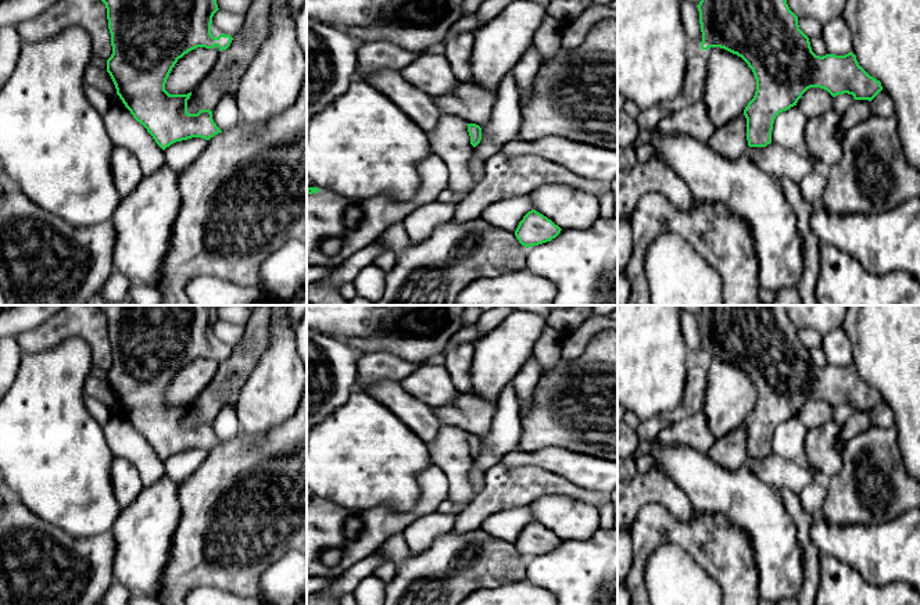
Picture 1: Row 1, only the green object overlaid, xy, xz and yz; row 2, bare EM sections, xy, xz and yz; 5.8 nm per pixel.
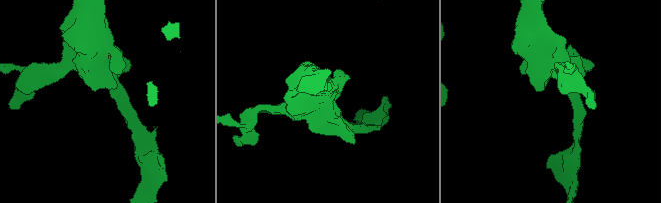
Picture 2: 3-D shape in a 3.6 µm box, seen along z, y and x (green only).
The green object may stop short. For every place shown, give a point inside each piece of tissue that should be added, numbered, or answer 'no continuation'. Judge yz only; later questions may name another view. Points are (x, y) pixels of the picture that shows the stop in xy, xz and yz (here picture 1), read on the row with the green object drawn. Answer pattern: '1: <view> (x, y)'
no continuation

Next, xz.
no continuation

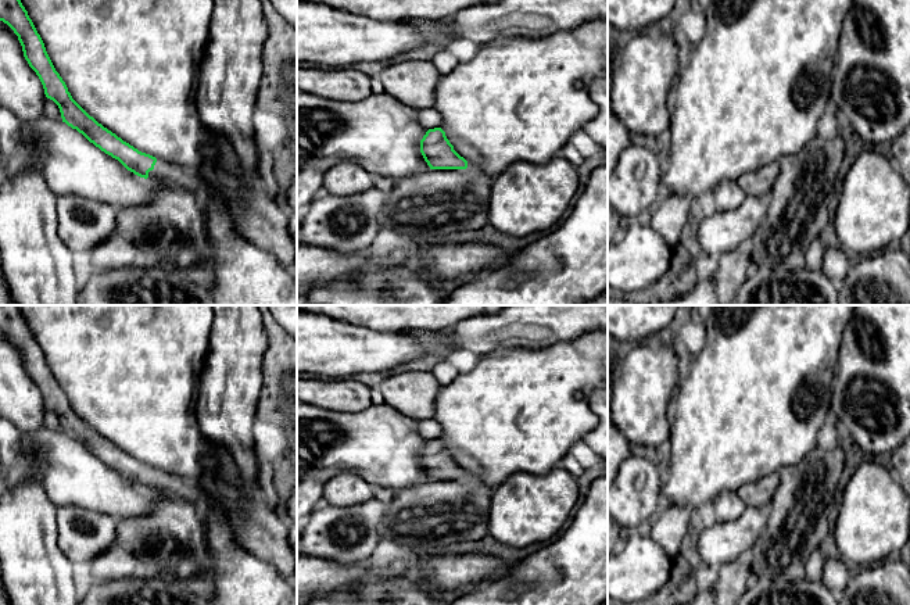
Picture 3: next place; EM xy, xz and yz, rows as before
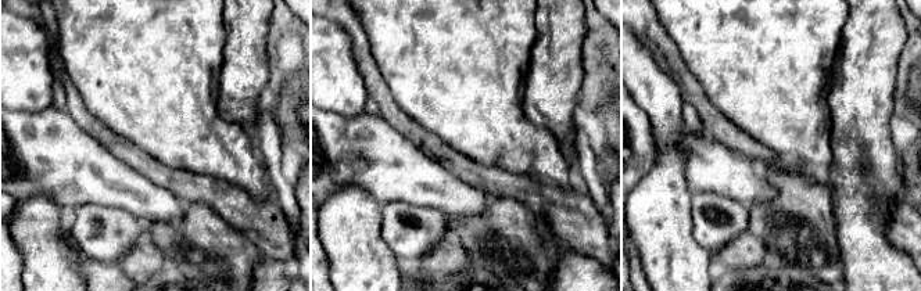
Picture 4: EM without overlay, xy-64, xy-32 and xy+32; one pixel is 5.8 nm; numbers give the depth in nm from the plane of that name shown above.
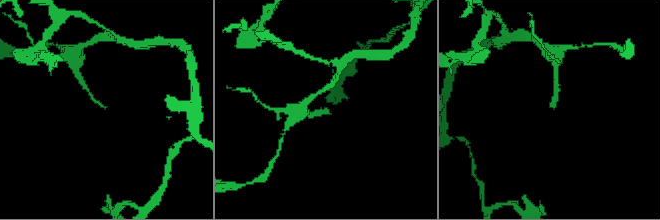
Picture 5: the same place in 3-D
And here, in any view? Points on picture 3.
1: xy (164, 171)

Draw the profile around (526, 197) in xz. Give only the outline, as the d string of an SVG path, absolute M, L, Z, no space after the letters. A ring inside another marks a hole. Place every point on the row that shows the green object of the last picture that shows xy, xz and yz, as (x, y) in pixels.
M556 155L547 164L516 161L494 178L488 223L509 236L545 230L574 201L577 168Z

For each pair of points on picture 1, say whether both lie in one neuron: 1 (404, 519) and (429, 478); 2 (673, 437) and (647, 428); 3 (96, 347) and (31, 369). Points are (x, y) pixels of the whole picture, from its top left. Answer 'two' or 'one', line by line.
1: one
2: two
3: two

